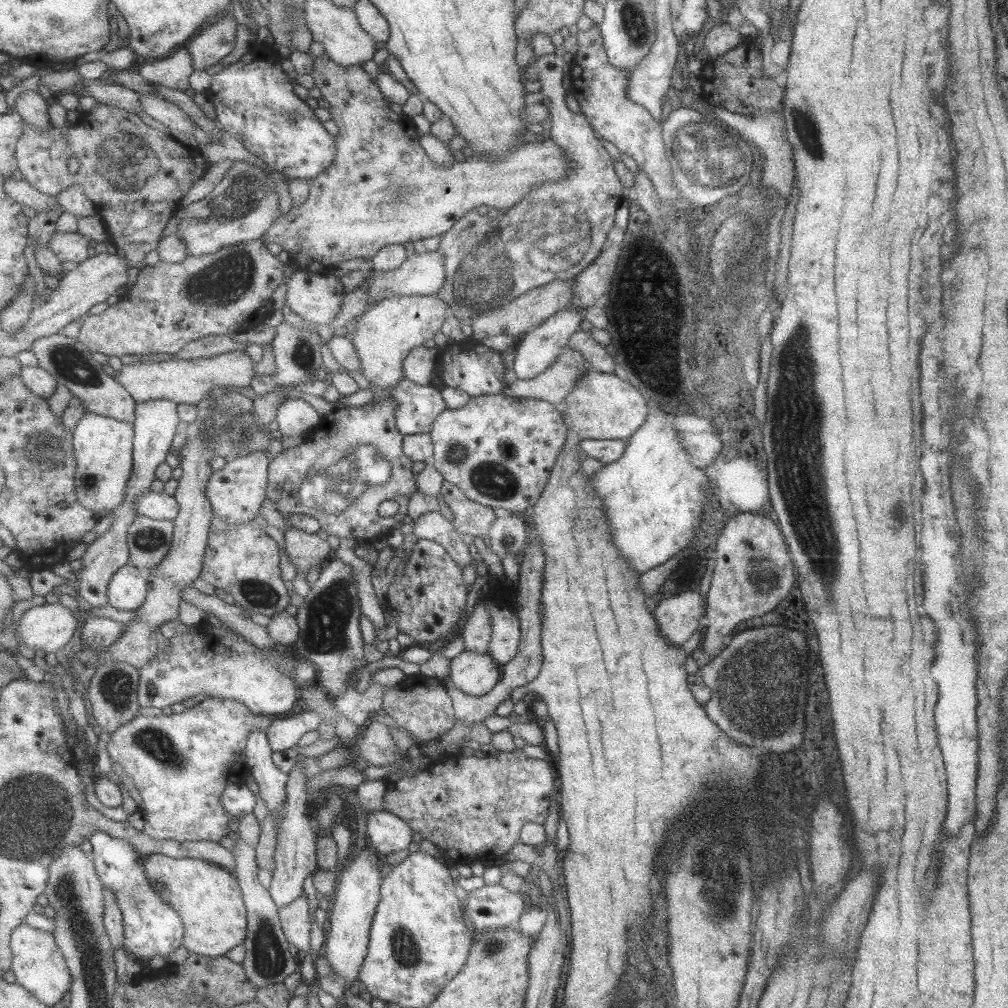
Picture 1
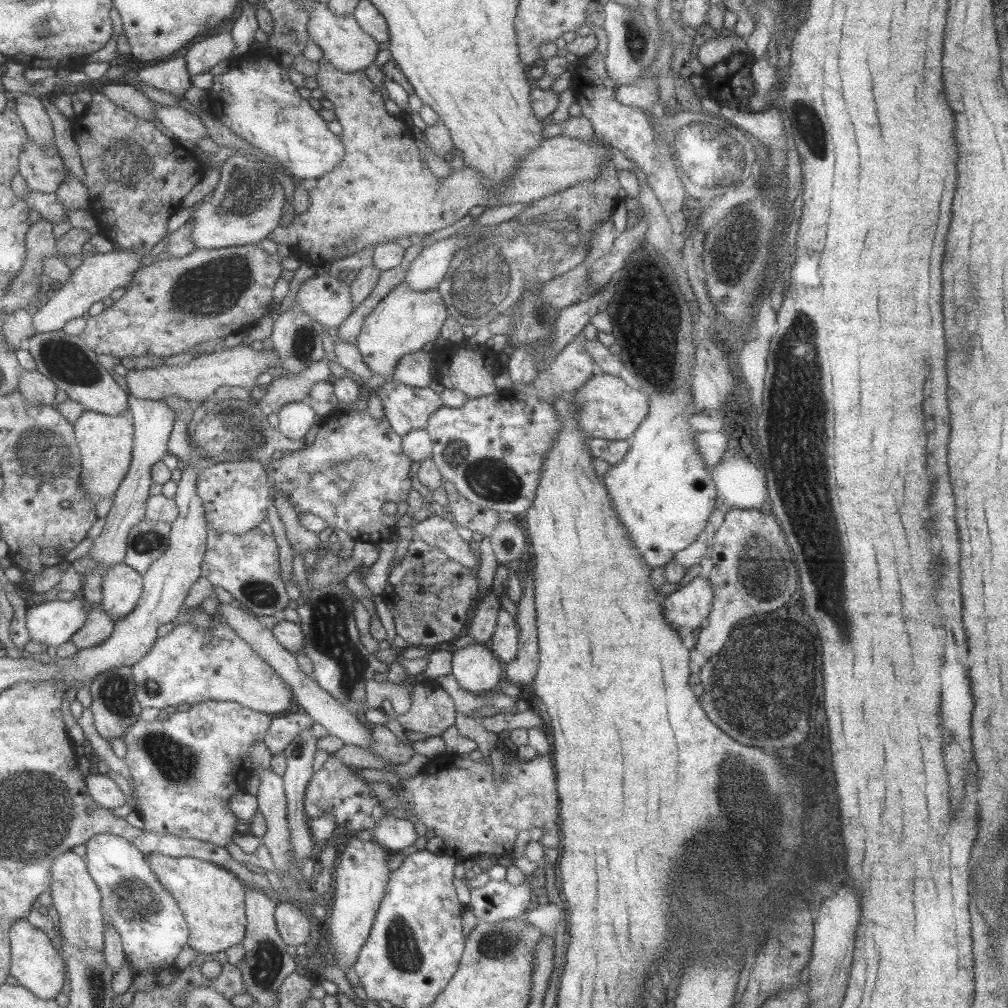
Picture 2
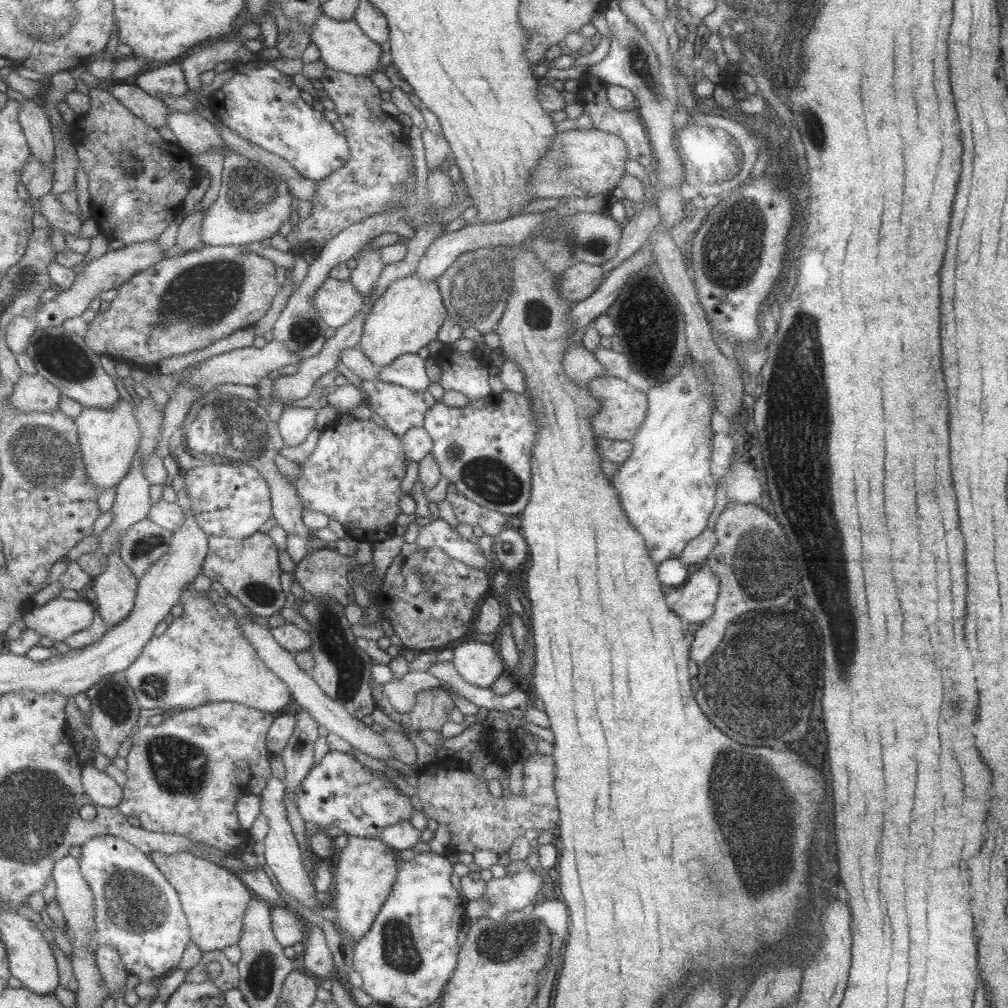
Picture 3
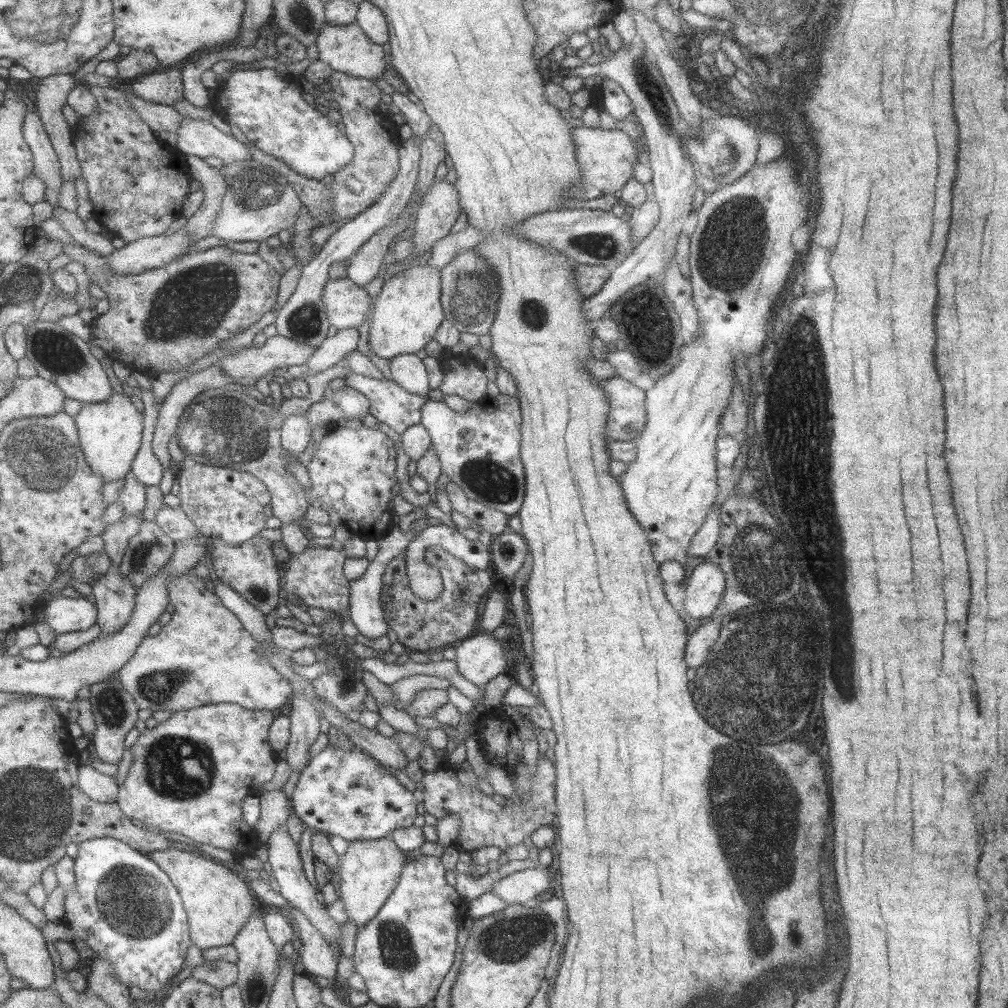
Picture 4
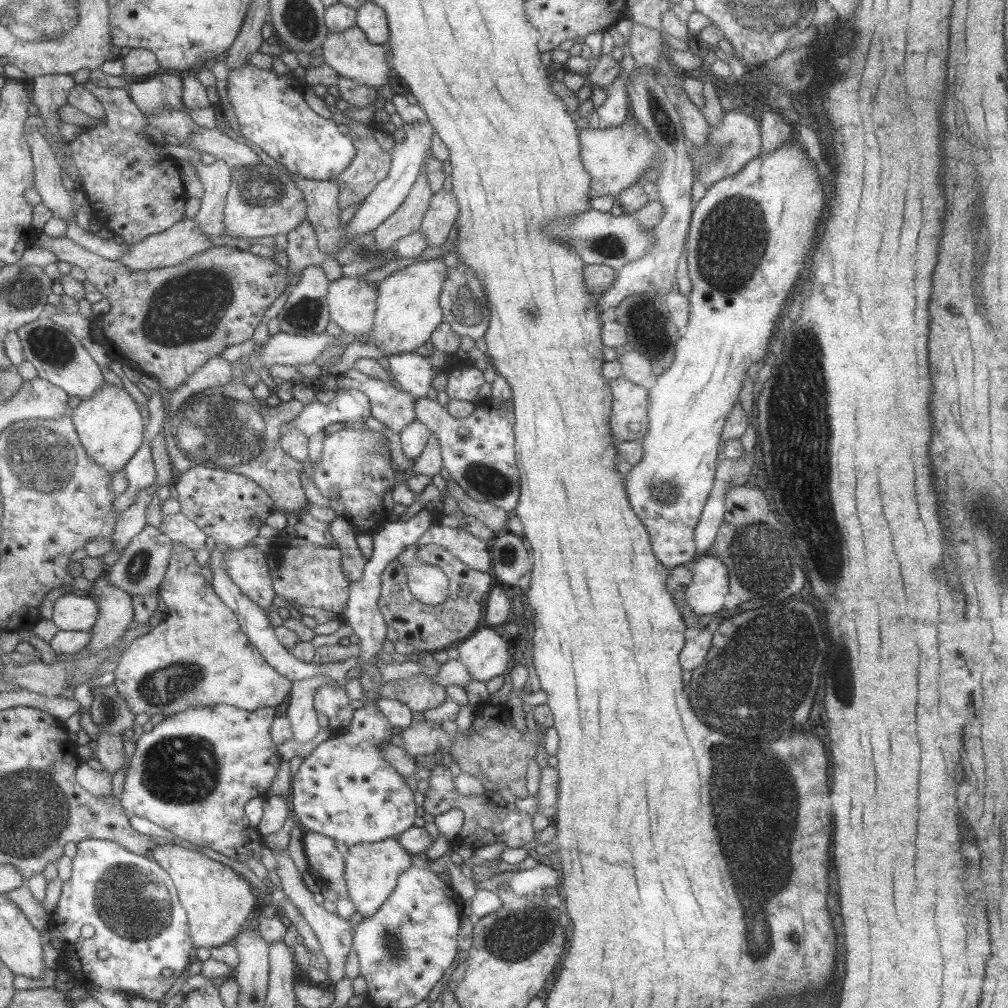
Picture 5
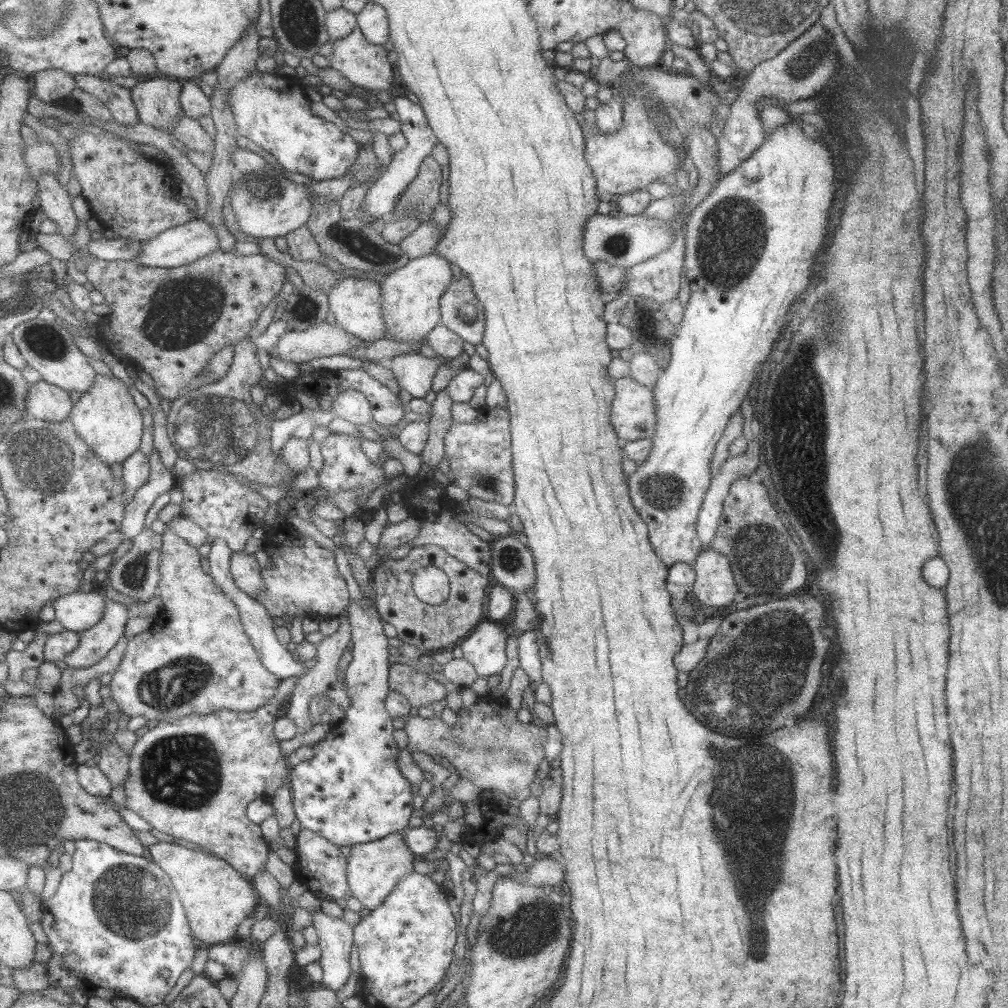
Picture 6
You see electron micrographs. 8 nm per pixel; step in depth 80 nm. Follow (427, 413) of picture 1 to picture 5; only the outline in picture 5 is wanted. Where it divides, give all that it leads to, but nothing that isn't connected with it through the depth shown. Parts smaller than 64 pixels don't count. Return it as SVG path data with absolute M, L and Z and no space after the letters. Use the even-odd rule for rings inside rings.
M355 368L337 374L335 383L337 389L355 389L363 392L370 403L370 416L393 433L399 433L407 424L415 422L413 404L417 399L397 386L369 378Z

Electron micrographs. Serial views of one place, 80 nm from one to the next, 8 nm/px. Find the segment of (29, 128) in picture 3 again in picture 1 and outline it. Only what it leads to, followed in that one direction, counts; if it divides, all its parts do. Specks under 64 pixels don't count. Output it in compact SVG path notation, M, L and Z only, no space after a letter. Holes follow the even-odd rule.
M33 90L23 91L15 100L15 107L28 126L38 128L39 132L47 132L52 128L49 102L41 94Z

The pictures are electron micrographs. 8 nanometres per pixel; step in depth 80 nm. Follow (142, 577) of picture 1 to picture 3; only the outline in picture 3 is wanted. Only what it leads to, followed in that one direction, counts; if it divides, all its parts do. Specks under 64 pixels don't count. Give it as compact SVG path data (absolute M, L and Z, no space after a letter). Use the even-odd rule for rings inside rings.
M111 553L107 570L92 579L95 604L109 628L121 624L134 611L140 580L121 553Z

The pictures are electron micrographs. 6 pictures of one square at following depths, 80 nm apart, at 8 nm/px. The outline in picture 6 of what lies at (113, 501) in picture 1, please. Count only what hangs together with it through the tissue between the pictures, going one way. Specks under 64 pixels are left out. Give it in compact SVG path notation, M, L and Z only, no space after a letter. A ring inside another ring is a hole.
M96 374L95 384L89 392L74 406L70 420L77 432L103 460L103 463L113 466L122 464L139 451L141 438L143 438L143 414L141 408L135 404L131 388L127 382L123 382L114 375Z

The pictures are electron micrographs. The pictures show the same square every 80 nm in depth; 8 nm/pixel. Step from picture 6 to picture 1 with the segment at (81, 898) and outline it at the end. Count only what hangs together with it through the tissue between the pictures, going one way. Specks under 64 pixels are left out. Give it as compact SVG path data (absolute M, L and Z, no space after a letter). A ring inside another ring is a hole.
M97 832L89 841L93 850L90 856L94 859L99 877L102 878L103 885L107 890L110 889L115 894L118 907L122 912L122 917L124 918L124 946L125 950L132 956L132 959L139 960L145 964L147 961L155 958L155 956L162 956L166 959L175 953L177 949L183 947L183 940L186 939L186 928L182 917L179 916L179 912L171 904L167 904L163 900L163 896L149 882L144 866L145 857L140 854L138 849L128 840L111 836L107 832Z

